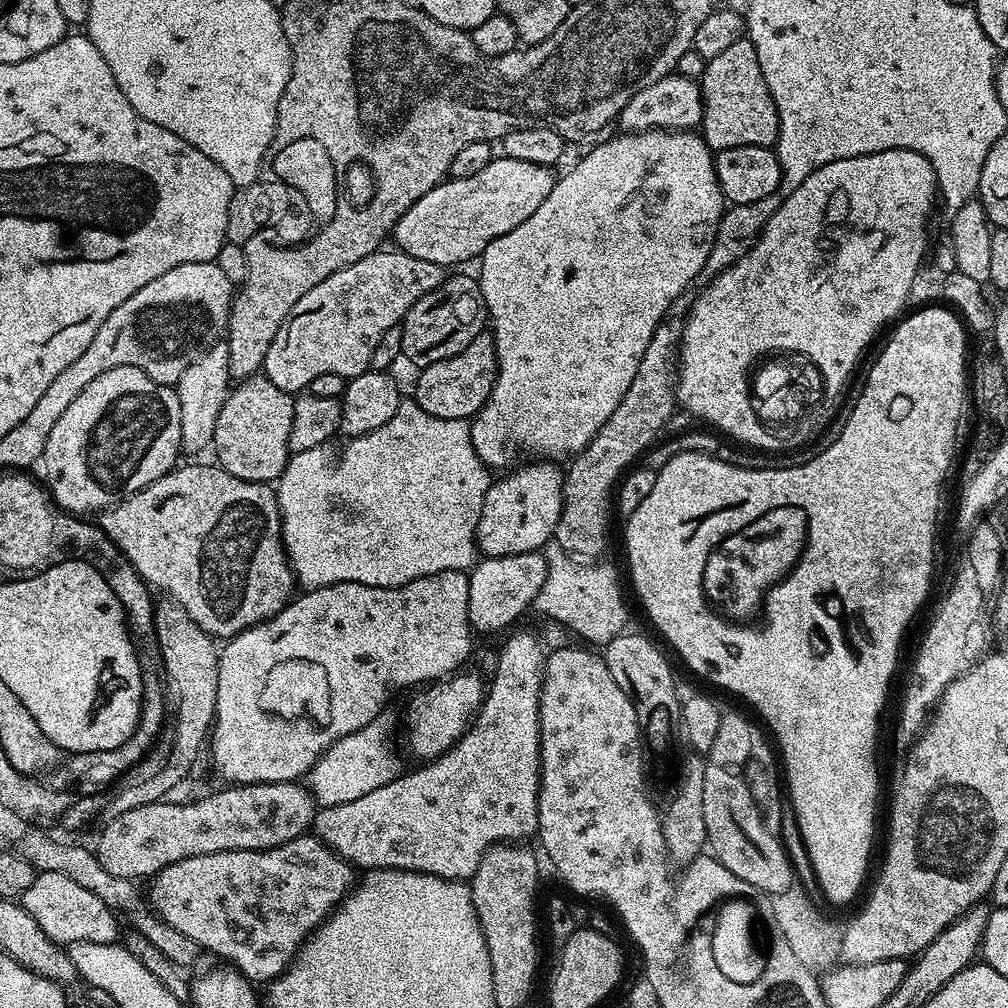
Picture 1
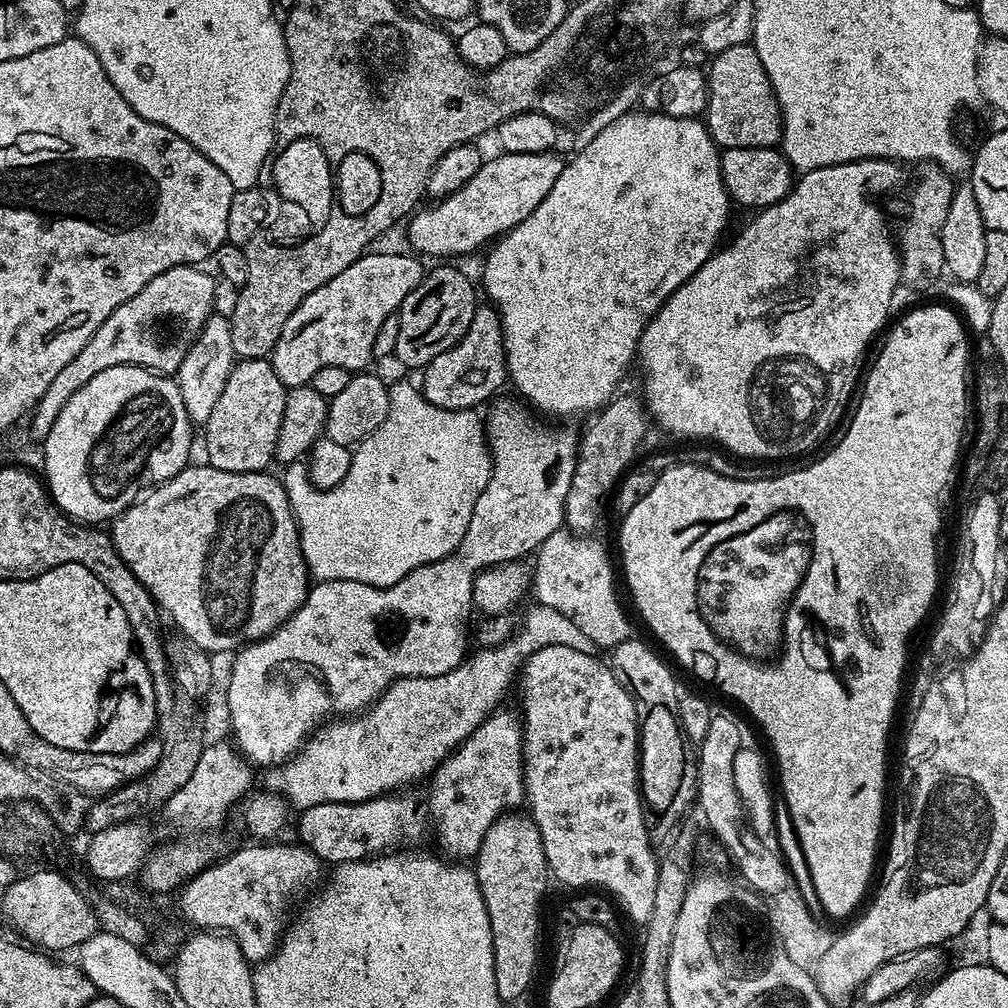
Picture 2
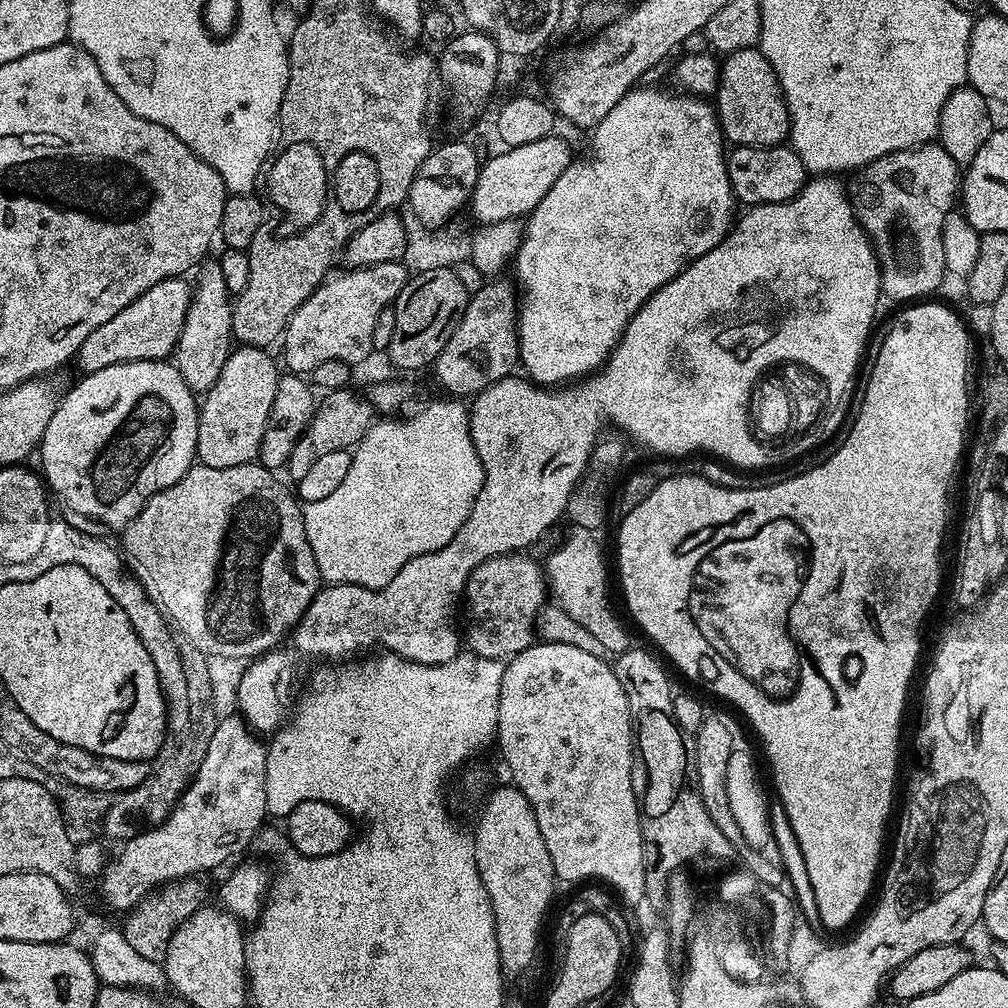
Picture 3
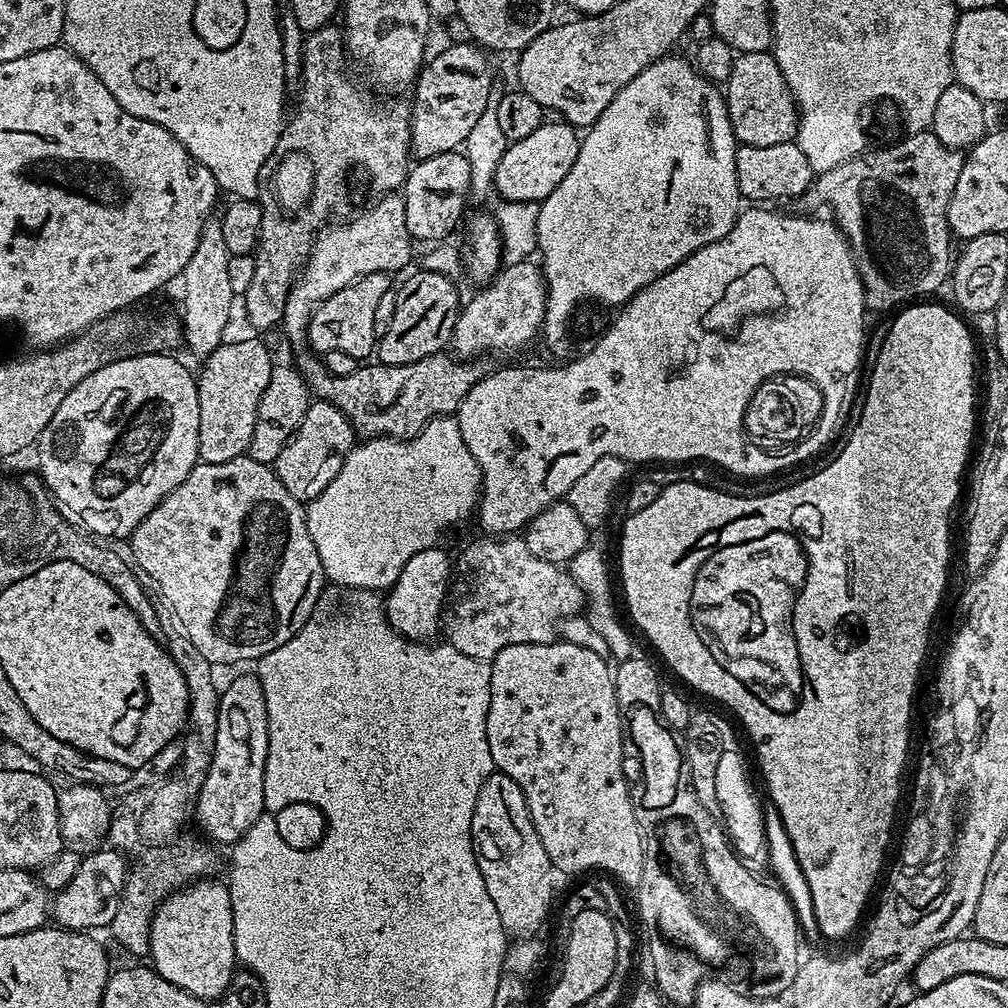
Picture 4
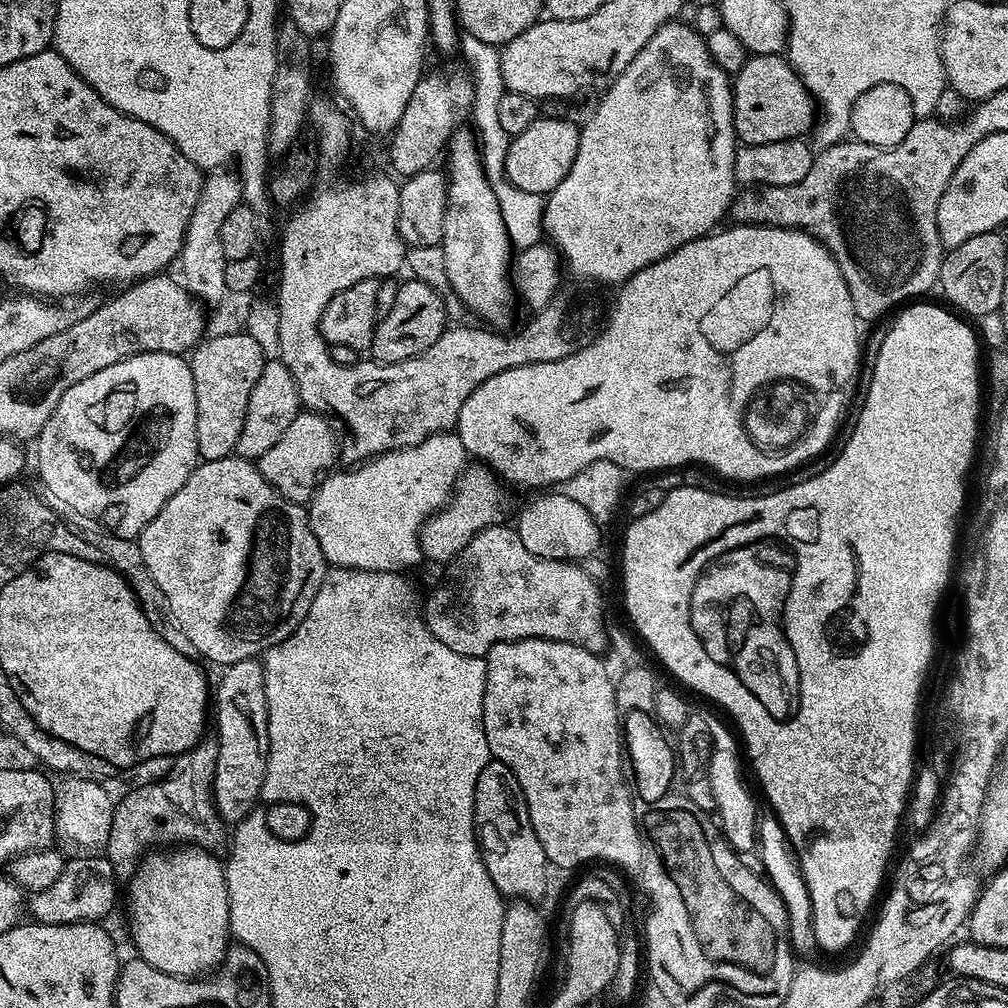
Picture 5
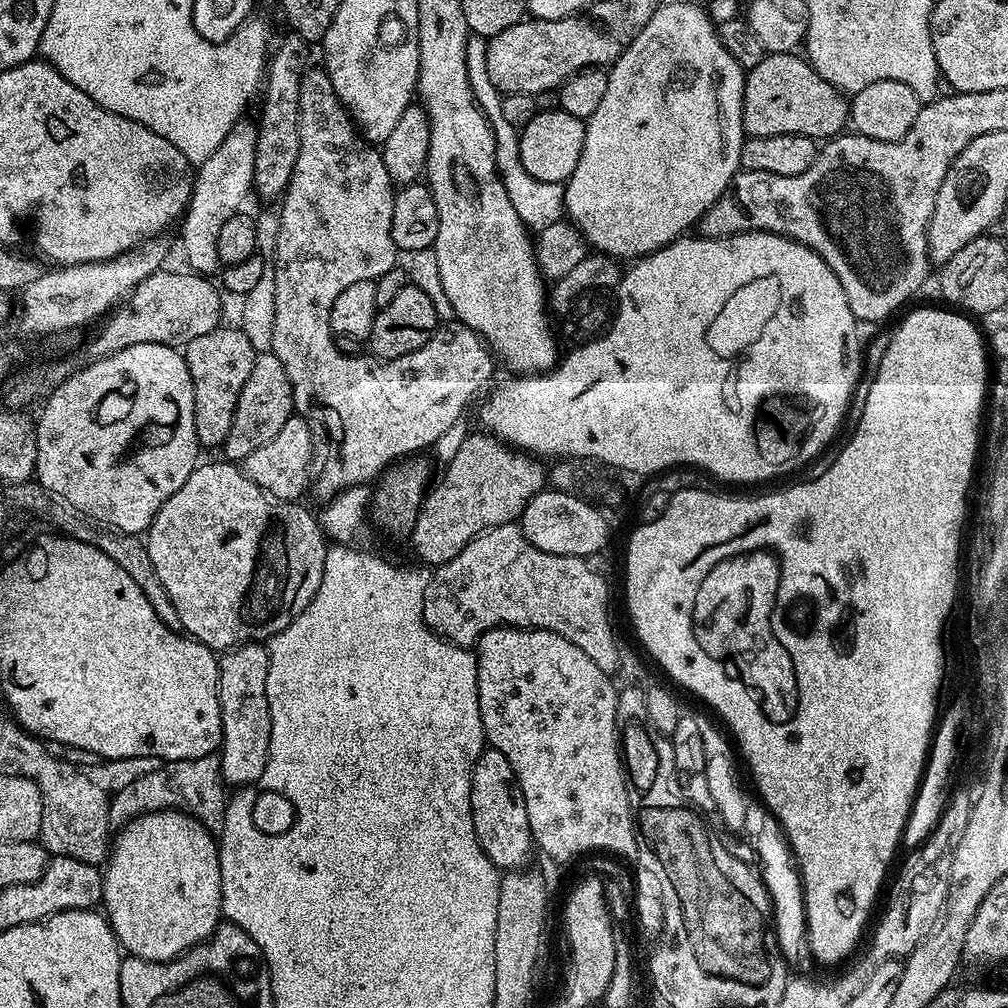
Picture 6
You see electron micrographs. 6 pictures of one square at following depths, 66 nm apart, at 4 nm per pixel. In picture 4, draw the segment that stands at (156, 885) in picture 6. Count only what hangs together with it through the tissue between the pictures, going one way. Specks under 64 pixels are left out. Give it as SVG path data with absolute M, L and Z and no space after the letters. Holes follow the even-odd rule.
M199 879L169 896L152 920L149 953L151 967L166 982L203 1000L221 999L232 987L232 977L238 971L234 914L227 883Z

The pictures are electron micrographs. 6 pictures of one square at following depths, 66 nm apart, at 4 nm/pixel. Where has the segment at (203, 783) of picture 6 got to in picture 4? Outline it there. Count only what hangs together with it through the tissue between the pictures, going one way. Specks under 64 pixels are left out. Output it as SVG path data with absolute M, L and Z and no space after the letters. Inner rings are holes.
M204 716L204 720L196 720L196 724L187 724L183 740L184 748L182 744L176 768L159 782L152 782L156 784L149 788L128 792L120 801L115 801L108 827L107 843L119 853L132 854L139 859L125 871L117 913L108 927L115 940L136 956L145 957L149 953L152 920L169 896L199 879L218 878L227 871L227 859L215 845L187 832L188 823L193 823L194 805L202 782L206 782L214 754L212 720Z

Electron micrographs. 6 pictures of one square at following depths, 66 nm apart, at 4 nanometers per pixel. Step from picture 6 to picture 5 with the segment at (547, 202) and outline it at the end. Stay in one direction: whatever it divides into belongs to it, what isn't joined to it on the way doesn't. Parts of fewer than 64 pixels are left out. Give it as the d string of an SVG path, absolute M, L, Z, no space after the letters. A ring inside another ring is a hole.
M461 31L458 52L459 55L464 55L465 62L469 64L467 67L470 69L472 93L474 94L470 120L471 123L476 123L474 132L478 137L480 154L484 162L484 173L494 190L494 198L498 198L498 206L502 210L502 222L506 226L508 240L513 249L529 248L541 243L542 237L545 235L544 205L546 200L544 196L530 194L530 190L518 190L518 186L514 186L508 181L508 176L504 173L510 137L506 134L506 130L502 130L501 122L498 119L498 102L502 102L502 94L506 91L500 65L500 48L490 42L482 42L481 39L468 32Z

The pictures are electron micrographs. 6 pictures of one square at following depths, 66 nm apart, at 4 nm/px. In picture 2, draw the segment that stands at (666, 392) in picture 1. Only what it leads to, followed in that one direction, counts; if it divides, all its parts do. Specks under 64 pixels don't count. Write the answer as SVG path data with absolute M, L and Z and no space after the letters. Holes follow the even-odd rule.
M617 395L600 409L596 420L584 436L579 437L574 478L570 478L570 490L564 503L564 524L573 533L592 534L600 524L600 511L604 508L604 496L611 497L625 473L633 467L632 459L650 428L650 417L641 401L632 396Z

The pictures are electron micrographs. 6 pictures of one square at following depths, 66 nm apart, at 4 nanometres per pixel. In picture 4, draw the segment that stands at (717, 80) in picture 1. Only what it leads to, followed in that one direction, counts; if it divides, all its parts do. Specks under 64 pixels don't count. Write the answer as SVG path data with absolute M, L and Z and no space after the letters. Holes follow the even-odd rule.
M771 51L741 52L736 56L726 85L726 99L732 133L740 144L778 146L782 142L795 141L800 109Z

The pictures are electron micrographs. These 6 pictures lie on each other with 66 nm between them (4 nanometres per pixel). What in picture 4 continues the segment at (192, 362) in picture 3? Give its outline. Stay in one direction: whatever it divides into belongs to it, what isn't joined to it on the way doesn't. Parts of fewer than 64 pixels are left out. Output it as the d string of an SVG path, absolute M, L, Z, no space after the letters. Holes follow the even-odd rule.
M209 222L204 225L204 232L198 238L198 246L194 246L194 255L186 262L184 269L166 286L172 291L172 296L180 300L182 315L182 340L194 355L207 358L220 345L224 327L232 316L232 300L234 294L230 290L230 274L226 271L228 265L226 242L222 239L220 225Z

